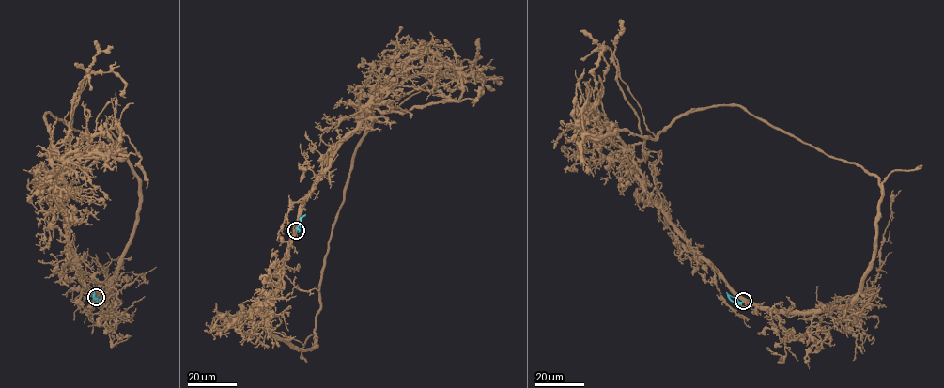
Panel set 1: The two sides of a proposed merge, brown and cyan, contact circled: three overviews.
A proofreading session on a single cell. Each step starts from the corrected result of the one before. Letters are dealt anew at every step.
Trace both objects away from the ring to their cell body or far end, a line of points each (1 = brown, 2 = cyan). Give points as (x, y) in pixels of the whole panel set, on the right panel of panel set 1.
1: (743, 302), (653, 202), (636, 173), (604, 113), (607, 63), (601, 47), (594, 76)
2: (743, 302), (733, 301), (729, 297), (734, 297)

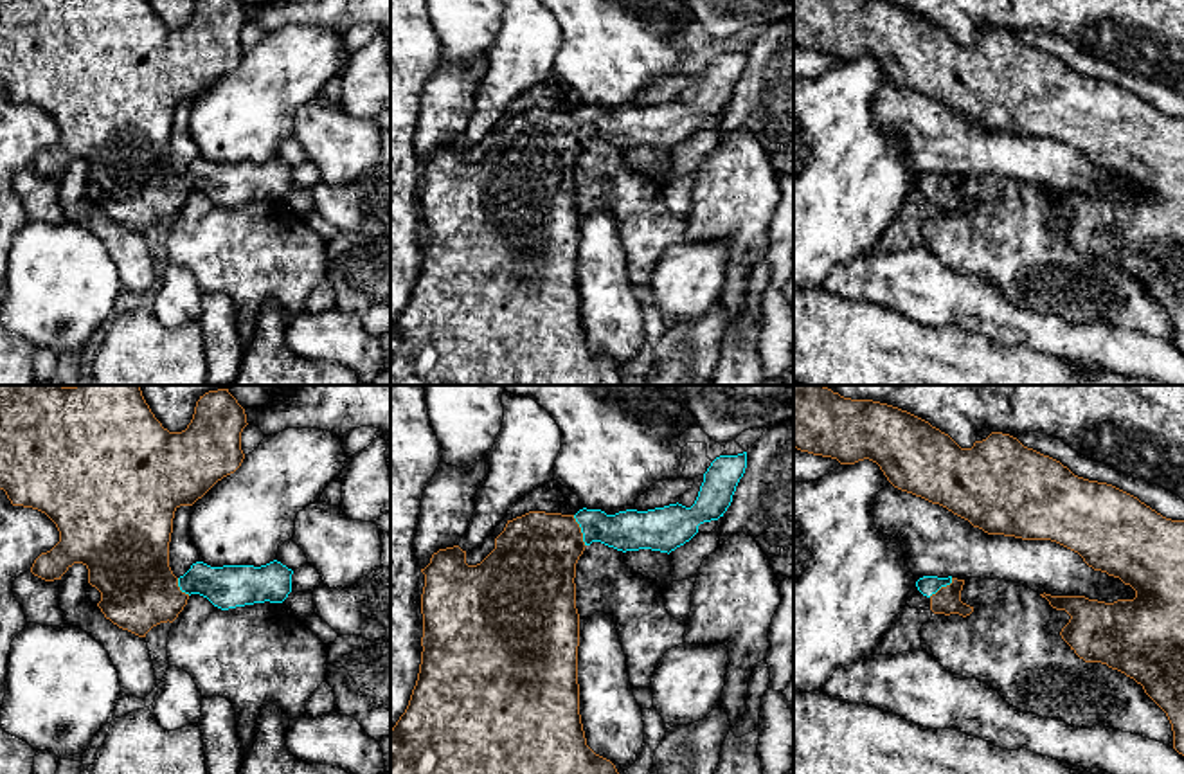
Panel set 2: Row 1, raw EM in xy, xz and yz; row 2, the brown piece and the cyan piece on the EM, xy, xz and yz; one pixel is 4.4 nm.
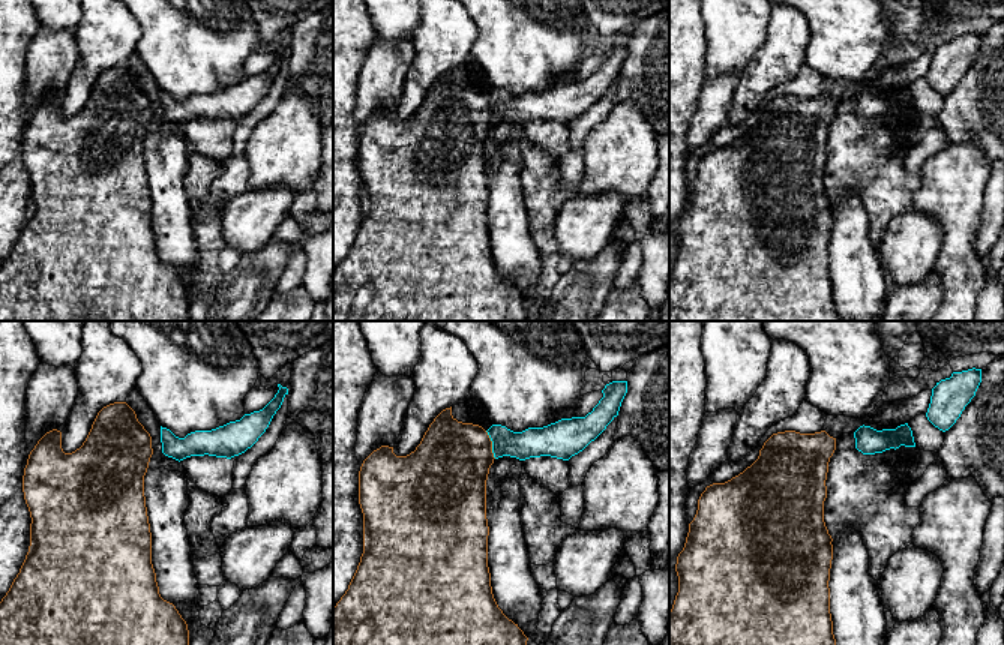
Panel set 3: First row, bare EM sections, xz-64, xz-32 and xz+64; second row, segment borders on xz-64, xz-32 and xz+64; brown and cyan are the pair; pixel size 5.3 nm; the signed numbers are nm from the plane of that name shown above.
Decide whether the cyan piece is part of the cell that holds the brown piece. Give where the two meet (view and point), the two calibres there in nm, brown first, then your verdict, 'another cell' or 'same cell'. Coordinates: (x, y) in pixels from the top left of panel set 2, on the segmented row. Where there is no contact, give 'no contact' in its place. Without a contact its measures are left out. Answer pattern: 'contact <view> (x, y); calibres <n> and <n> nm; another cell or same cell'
contact xz (580, 531); calibres 380 and 180 nm; same cell

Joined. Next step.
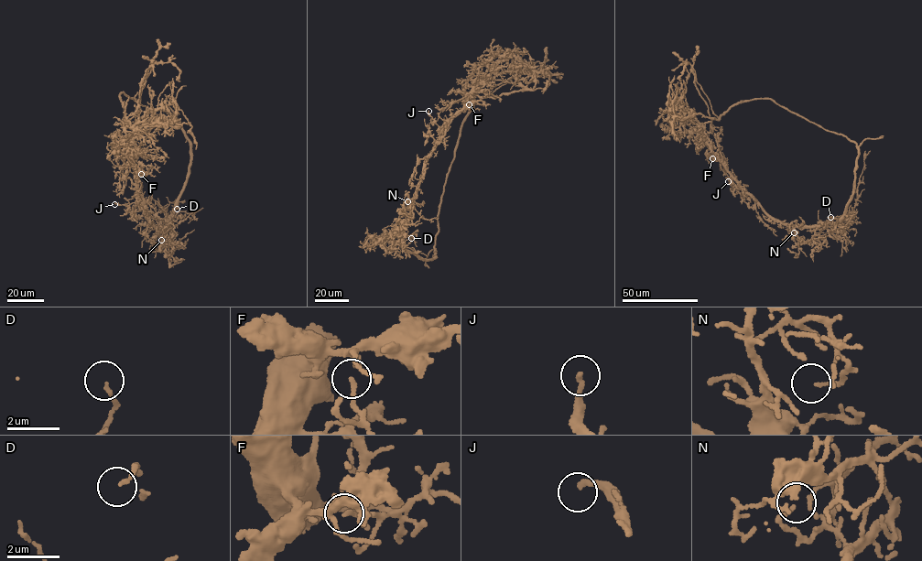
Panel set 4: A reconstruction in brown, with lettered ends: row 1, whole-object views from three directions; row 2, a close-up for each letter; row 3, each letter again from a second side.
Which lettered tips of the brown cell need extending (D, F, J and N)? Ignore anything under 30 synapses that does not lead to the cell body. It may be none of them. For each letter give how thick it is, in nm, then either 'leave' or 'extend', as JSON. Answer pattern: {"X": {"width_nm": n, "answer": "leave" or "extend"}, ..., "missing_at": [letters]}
{"D": {"width_nm": 110, "answer": "leave"}, "F": {"width_nm": 140, "answer": "leave"}, "J": {"width_nm": 200, "answer": "leave"}, "N": {"width_nm": 120, "answer": "leave"}, "missing_at": []}

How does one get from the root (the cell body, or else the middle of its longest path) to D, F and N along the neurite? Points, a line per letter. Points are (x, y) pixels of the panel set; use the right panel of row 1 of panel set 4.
D: (746, 191), (768, 214), (783, 222), (818, 226), (837, 221), (837, 219), (830, 217)
F: (746, 191), (722, 162), (712, 158)
N: (746, 191), (768, 214), (790, 224), (795, 231), (794, 232)

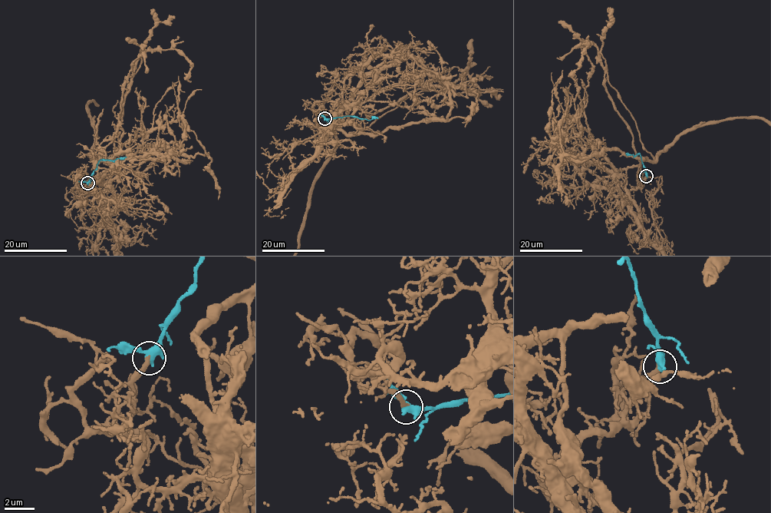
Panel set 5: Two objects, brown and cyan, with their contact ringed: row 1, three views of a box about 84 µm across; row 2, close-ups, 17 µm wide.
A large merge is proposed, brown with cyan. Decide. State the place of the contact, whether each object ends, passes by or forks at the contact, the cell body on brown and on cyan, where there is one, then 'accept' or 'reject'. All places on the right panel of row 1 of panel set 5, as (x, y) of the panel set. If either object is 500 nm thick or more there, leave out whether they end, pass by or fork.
(646, 176) | brown ends | cyan passes by | brown none | cyan none | accept

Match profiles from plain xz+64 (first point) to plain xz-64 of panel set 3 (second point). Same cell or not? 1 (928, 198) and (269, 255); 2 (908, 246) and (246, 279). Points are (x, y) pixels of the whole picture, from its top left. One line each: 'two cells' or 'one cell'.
1: two cells
2: two cells

